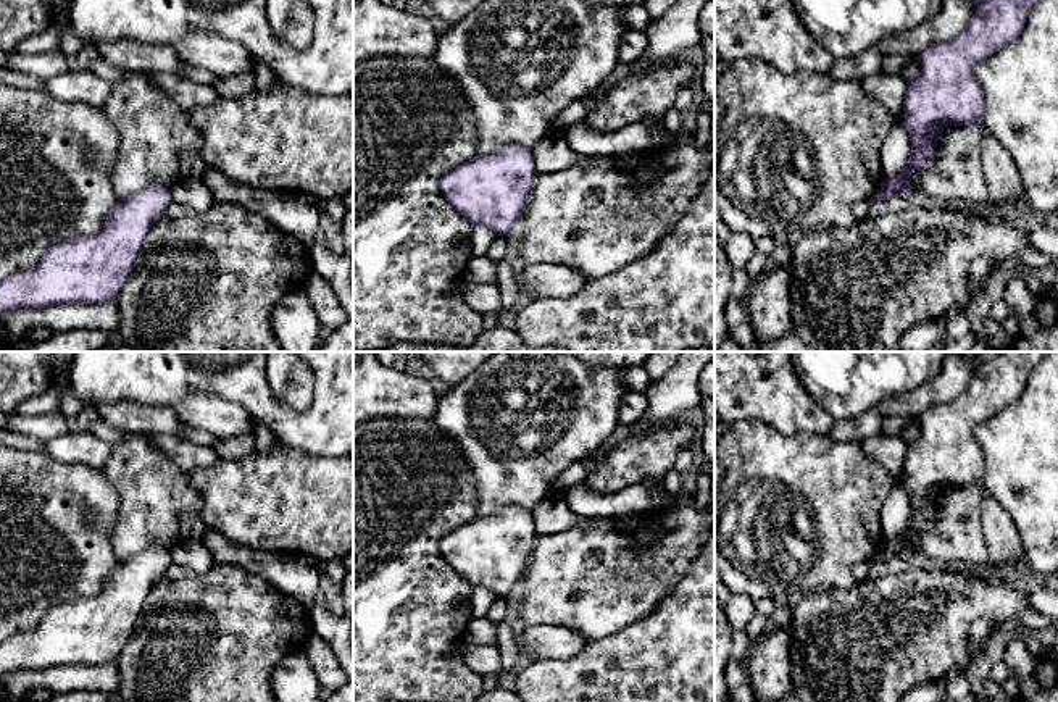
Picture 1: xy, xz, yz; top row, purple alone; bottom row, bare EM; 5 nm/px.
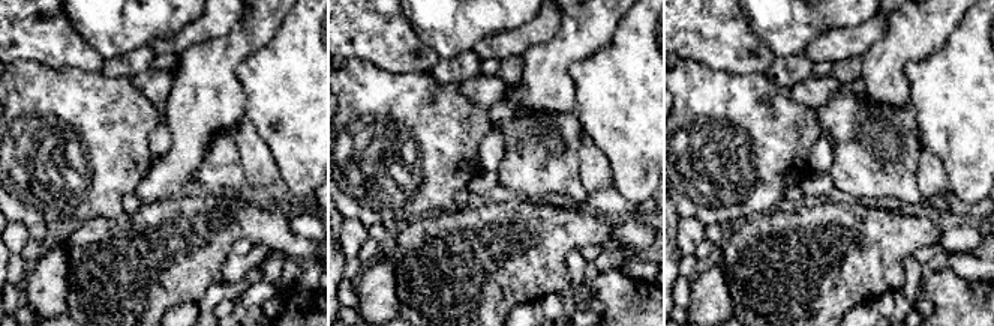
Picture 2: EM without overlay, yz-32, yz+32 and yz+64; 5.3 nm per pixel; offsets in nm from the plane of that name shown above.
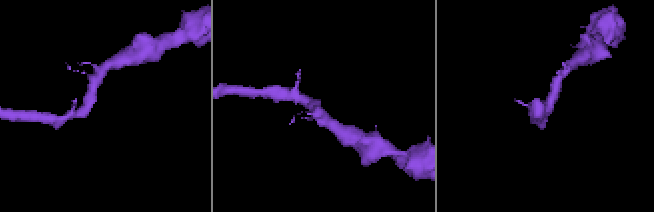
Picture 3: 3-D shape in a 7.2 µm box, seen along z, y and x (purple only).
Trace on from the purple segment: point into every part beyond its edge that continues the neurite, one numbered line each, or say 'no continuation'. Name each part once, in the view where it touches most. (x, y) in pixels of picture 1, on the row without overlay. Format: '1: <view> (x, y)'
no continuation

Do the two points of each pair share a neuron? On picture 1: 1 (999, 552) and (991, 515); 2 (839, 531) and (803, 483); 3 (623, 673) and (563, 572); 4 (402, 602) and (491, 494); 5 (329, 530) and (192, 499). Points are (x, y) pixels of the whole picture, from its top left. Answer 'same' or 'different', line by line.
1: same
2: same
3: different
4: different
5: different

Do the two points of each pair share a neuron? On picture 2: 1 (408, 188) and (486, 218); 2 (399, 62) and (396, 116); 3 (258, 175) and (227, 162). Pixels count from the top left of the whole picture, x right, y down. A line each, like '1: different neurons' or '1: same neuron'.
1: different neurons
2: different neurons
3: different neurons

